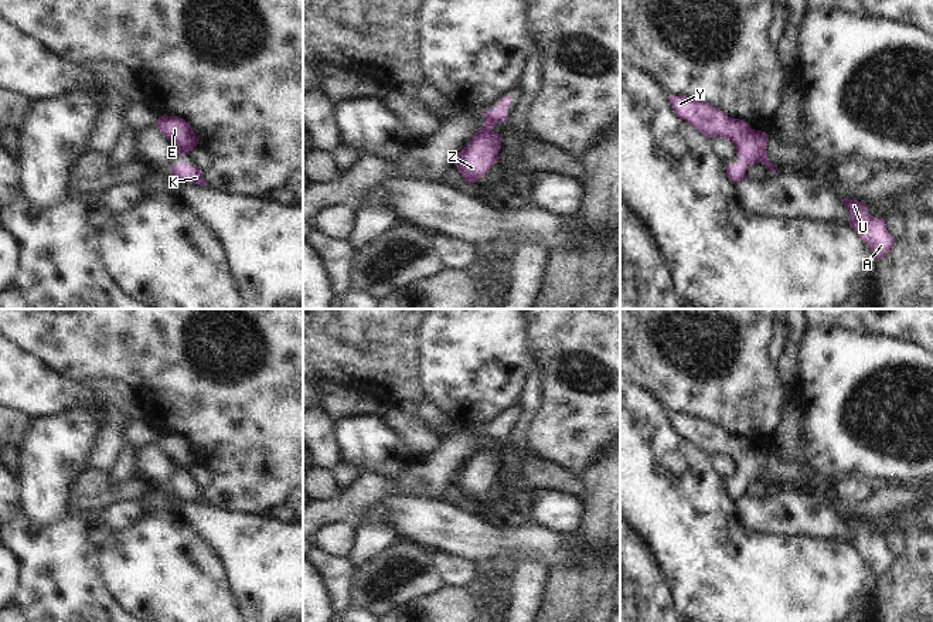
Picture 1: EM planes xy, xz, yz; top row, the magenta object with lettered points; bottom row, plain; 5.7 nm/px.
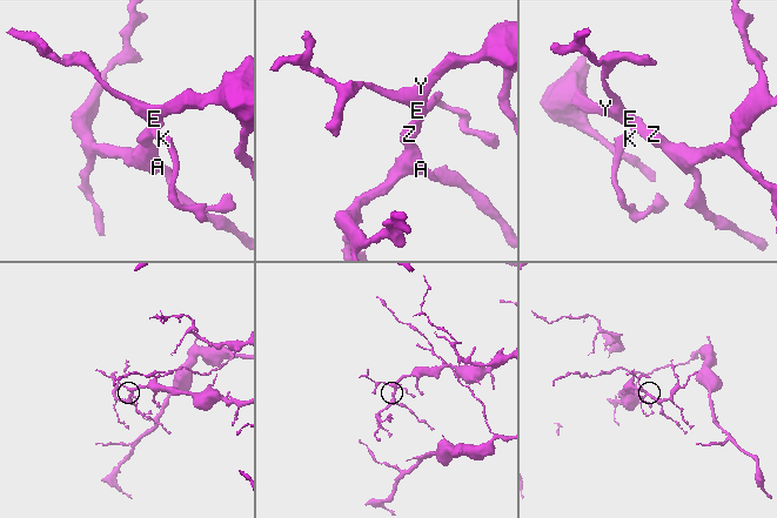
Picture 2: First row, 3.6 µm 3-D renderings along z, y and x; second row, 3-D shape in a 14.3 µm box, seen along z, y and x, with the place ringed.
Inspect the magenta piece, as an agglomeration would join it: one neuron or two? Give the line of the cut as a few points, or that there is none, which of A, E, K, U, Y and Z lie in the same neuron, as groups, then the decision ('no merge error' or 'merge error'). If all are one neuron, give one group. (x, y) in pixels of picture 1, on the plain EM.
cut none; groups A E K U Y Z; no merge error

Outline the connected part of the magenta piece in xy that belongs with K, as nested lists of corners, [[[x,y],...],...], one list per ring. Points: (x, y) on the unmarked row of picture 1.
[[[187,477],[170,485],[176,497],[181,500],[207,503],[202,496],[202,489],[200,486],[195,486],[194,483],[190,483]]]

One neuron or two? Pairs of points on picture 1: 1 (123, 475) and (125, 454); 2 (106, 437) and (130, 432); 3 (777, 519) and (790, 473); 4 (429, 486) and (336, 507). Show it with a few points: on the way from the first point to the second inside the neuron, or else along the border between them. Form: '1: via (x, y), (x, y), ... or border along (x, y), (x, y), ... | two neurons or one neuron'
1: via (123, 469), (125, 459) | one neuron
2: border along (128, 420), (123, 428), (122, 445) | two neurons
3: border along (785, 486), (776, 490) | two neurons
4: via (407, 486), (377, 486), (358, 493) | one neuron

